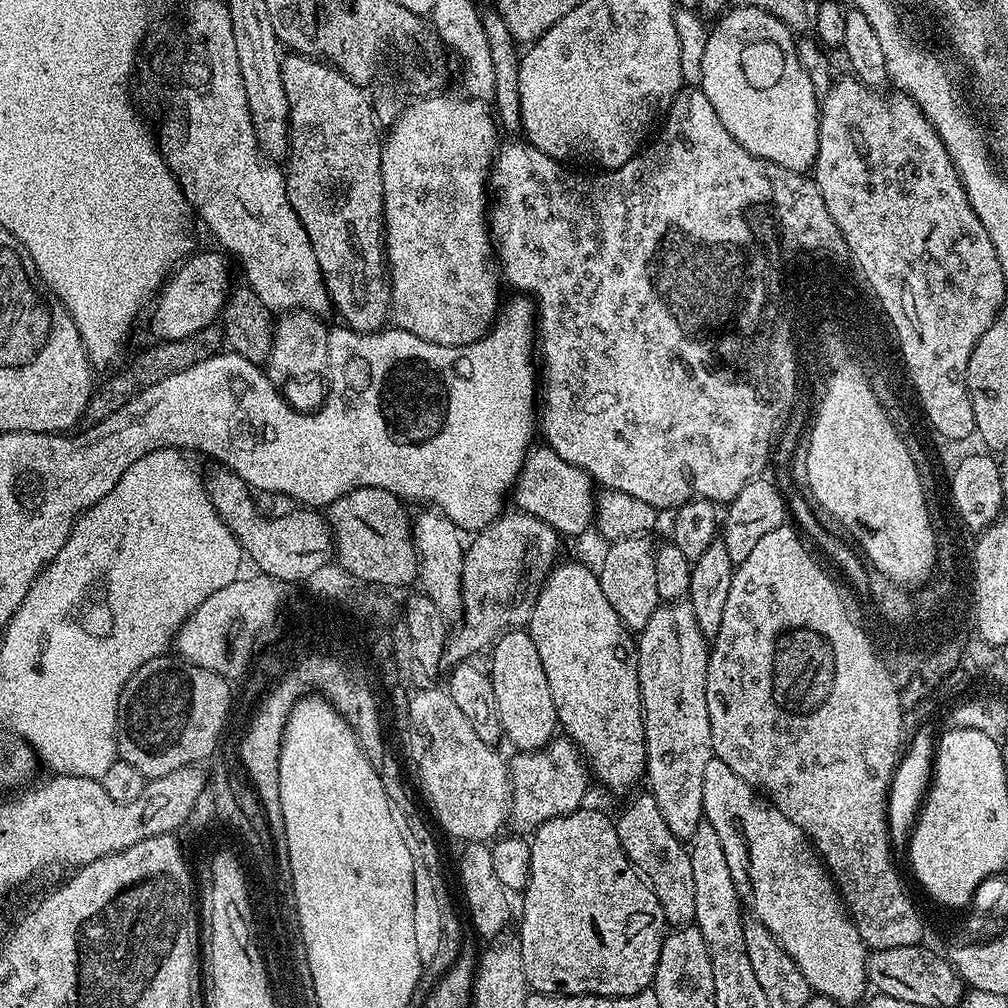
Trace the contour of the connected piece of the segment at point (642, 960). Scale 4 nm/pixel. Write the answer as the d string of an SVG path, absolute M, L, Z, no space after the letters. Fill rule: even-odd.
M581 806L575 812L550 818L534 829L530 836L530 882L523 890L528 896L528 908L519 909L520 940L518 947L522 958L522 970L526 970L526 982L532 992L544 992L548 996L637 996L639 992L651 989L652 979L658 966L658 954L662 950L662 942L666 935L666 925L662 906L658 906L658 898L648 881L641 876L639 870L628 860L622 850L622 842L618 842L618 834L613 817L599 812L596 808Z

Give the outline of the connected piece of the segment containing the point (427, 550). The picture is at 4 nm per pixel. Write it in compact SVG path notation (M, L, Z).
M424 510L420 517L412 520L412 540L416 543L416 554L418 557L418 584L421 584L423 595L438 606L438 610L444 615L444 619L452 622L463 613L462 602L462 566L464 565L465 541L460 541L461 529L456 527L450 518L446 518L438 510Z

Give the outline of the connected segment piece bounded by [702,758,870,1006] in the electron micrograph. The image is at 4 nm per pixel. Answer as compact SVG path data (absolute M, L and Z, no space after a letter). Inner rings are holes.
M715 758L706 765L706 770L702 777L702 806L704 807L704 820L712 824L714 830L718 830L718 838L722 842L722 850L726 850L726 862L730 865L730 878L734 878L734 886L738 890L743 907L755 919L760 920L762 926L766 926L766 930L770 930L770 934L774 934L774 938L778 938L778 942L784 947L786 954L790 954L790 958L794 958L798 970L802 970L806 982L810 982L813 993L817 996L830 998L842 1006L856 1004L860 999L863 1001L865 999L864 988L867 989L869 987L868 958L870 952L864 943L864 939L858 934L852 917L849 916L848 910L844 906L844 901L840 899L840 890L836 887L835 880L832 879L828 869L824 867L824 861L821 860L819 852L812 847L811 840L804 835L804 832L798 826L794 826L794 822L790 822L790 818L786 818L786 814L782 814L782 810L778 810L773 806L752 785L747 784L742 778L738 778L738 774L734 774L734 770L730 770L730 766L726 766L726 762Z

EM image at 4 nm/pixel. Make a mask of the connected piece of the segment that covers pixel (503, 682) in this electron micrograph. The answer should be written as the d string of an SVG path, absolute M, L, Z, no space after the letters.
M527 630L507 632L501 636L490 649L492 668L490 675L494 682L494 695L498 702L498 714L502 718L502 726L507 743L512 743L513 749L522 752L534 752L545 748L557 735L558 721L554 710L554 698L550 698L550 685L546 682L546 670L542 670L542 658L538 658L538 650Z

